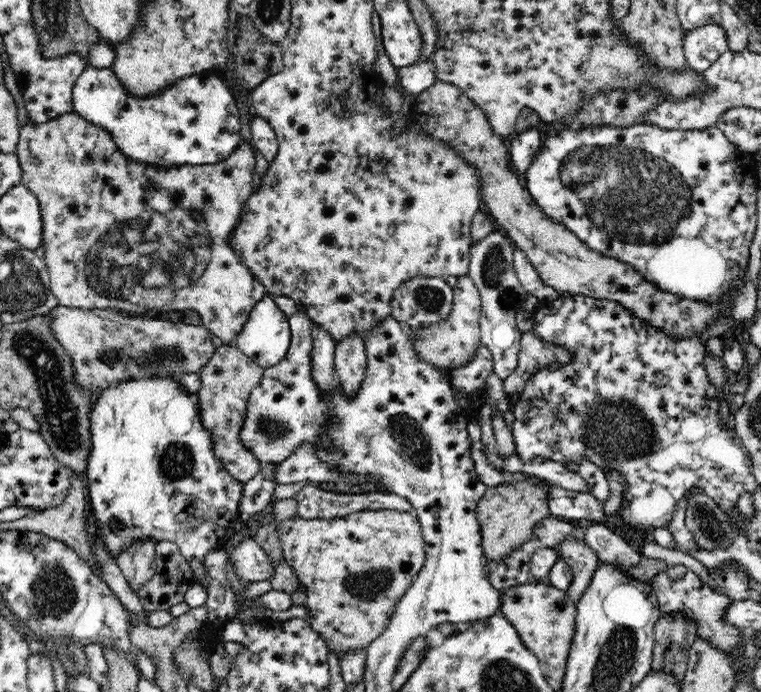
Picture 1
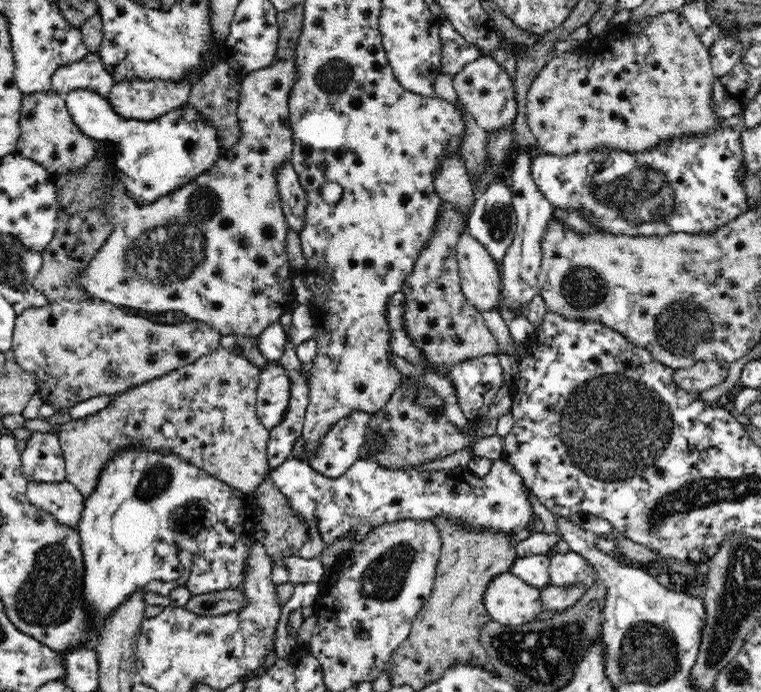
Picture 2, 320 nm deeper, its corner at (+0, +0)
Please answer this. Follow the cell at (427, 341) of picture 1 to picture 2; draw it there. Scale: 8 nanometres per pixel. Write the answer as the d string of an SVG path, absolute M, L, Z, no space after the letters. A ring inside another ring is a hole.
M462 233L456 247L460 273L460 288L467 302L479 313L486 313L498 306L503 287L498 263L486 248L470 234Z

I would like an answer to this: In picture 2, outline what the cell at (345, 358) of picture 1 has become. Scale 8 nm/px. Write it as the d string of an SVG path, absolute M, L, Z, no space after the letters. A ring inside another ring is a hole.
M354 410L348 416L341 418L330 428L325 437L322 437L322 448L310 457L303 457L304 441L302 437L298 438L298 442L294 444L291 458L299 459L300 461L304 460L314 470L328 478L338 478L342 474L346 474L346 470L362 456L363 445L365 444L364 436L366 436L369 418L369 413L362 412L361 410Z

